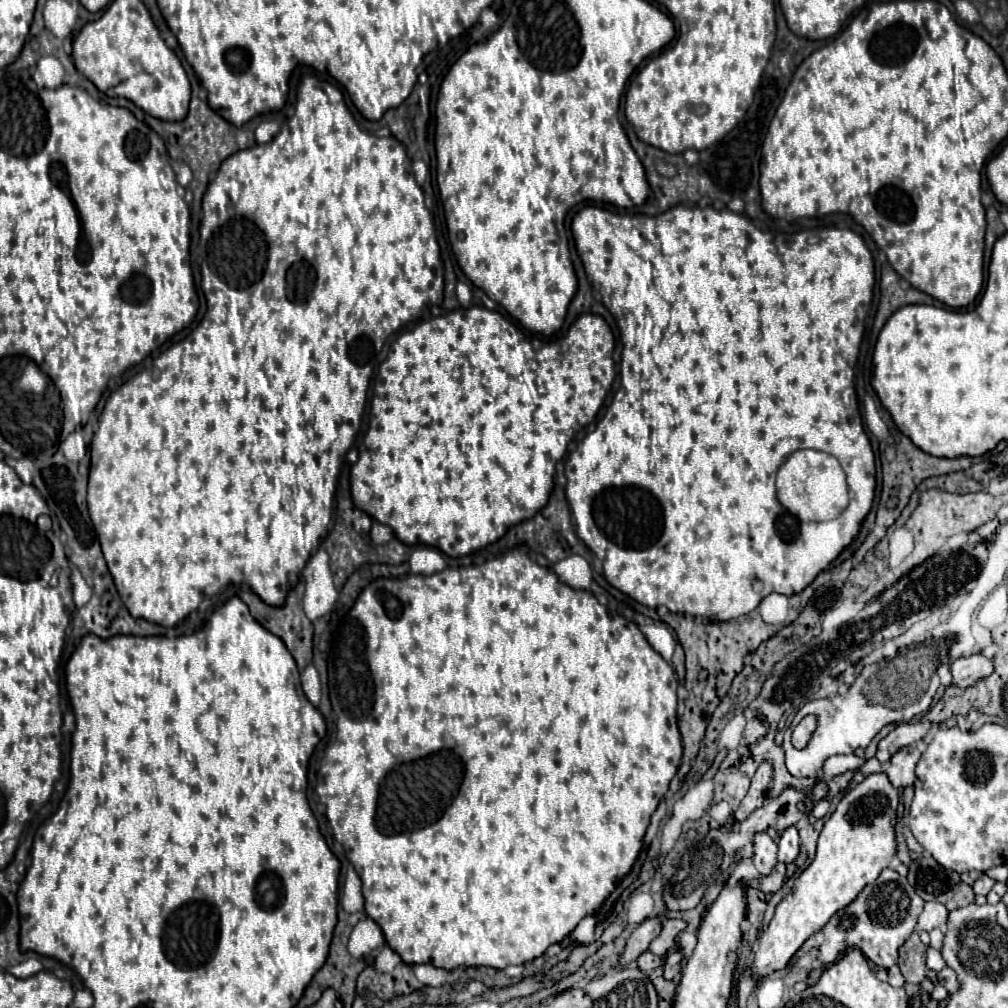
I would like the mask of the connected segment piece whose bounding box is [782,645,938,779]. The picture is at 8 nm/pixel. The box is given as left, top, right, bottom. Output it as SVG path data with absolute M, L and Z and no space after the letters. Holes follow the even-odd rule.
M930 645L914 647L914 649L908 649L906 653L896 655L894 659L866 665L846 695L808 701L796 713L794 721L784 733L782 749L784 749L785 764L789 773L800 778L821 777L824 761L828 757L848 755L848 753L854 753L858 747L864 749L884 725L910 721L912 717L926 713L938 689L936 685L930 685L930 679L936 673L936 667L938 667L938 651L934 647ZM808 713L818 715L818 729L814 731L806 749L794 749L790 743L790 733L796 727L796 723Z

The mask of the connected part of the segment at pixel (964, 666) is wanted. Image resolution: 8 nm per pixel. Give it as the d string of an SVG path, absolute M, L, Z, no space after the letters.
M970 655L970 657L960 657L950 663L950 673L952 673L952 683L960 689L972 687L978 679L988 677L994 671L992 659L984 655Z

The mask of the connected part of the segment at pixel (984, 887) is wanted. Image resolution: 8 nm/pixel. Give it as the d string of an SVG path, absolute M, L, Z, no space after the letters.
M982 875L980 879L976 879L976 881L972 883L972 889L974 889L976 895L986 895L986 893L994 887L994 883L996 883L994 879L990 879L988 875Z

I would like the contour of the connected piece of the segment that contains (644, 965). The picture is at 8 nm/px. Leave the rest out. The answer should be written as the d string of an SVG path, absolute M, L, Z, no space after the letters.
M646 951L646 953L642 953L638 957L638 969L644 971L644 973L650 973L650 971L654 971L660 965L662 965L662 957L658 957L658 955L650 953L650 951Z

